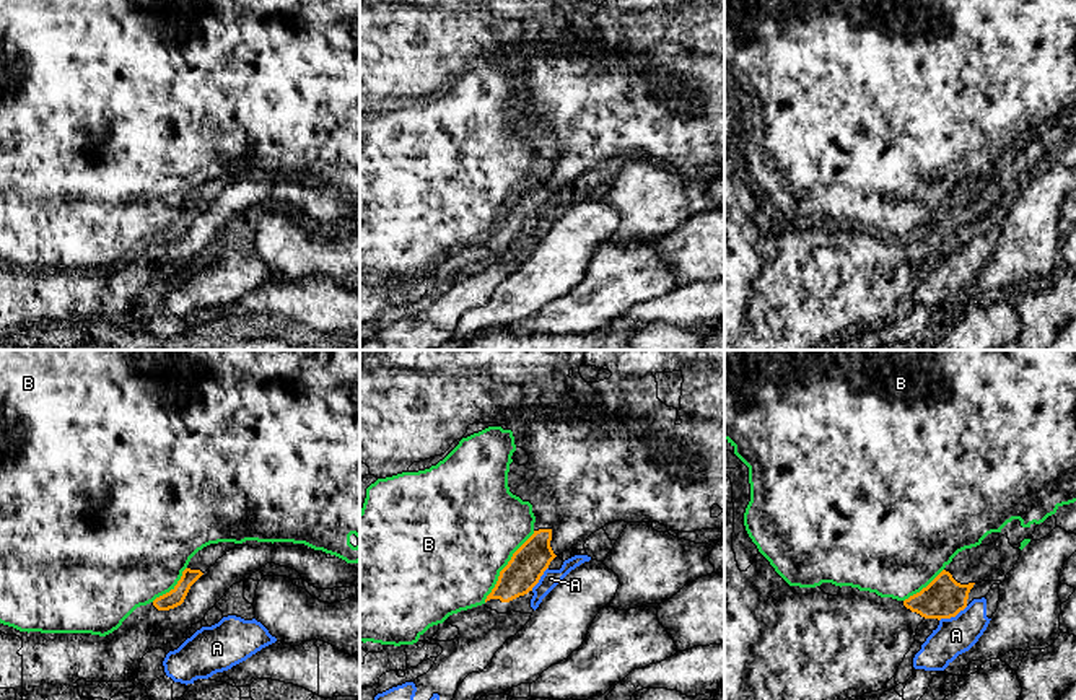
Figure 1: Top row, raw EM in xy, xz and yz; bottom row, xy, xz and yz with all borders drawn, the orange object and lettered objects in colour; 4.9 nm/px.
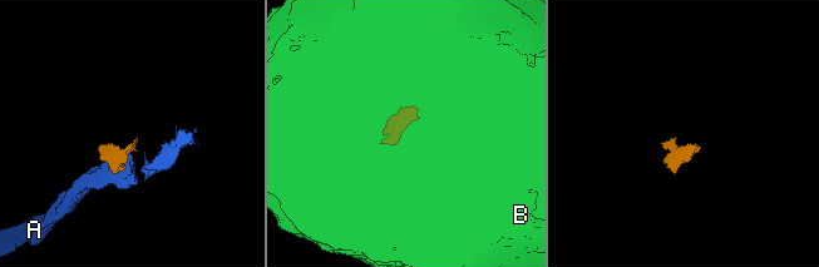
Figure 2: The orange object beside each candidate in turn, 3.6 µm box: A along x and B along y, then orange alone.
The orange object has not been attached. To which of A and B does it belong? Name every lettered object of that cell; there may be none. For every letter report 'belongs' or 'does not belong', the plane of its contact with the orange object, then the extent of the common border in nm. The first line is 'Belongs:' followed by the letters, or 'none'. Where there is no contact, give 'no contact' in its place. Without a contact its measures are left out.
Belongs: none
A: does not belong; meets orange in yz; contact 160 nm long
B: does not belong; meets orange in xz; contact 440 nm long

